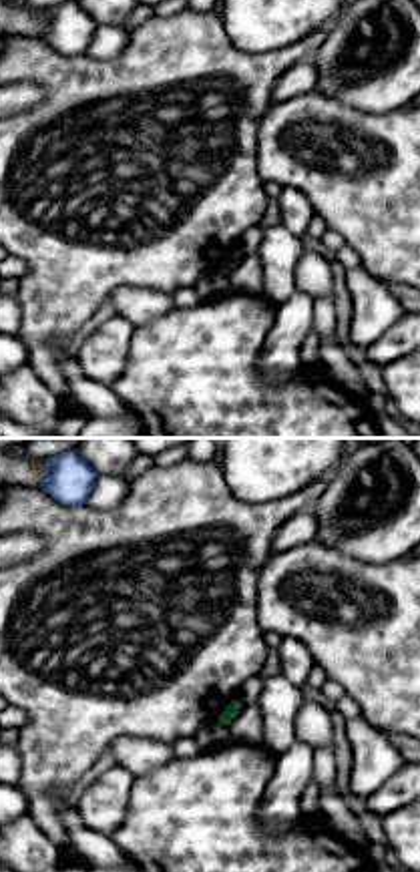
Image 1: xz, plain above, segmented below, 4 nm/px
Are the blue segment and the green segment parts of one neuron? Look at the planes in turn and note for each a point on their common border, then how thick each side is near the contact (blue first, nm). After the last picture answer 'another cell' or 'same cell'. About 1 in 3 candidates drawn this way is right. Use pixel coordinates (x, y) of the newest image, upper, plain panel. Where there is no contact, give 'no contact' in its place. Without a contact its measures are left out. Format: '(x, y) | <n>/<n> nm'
no contact

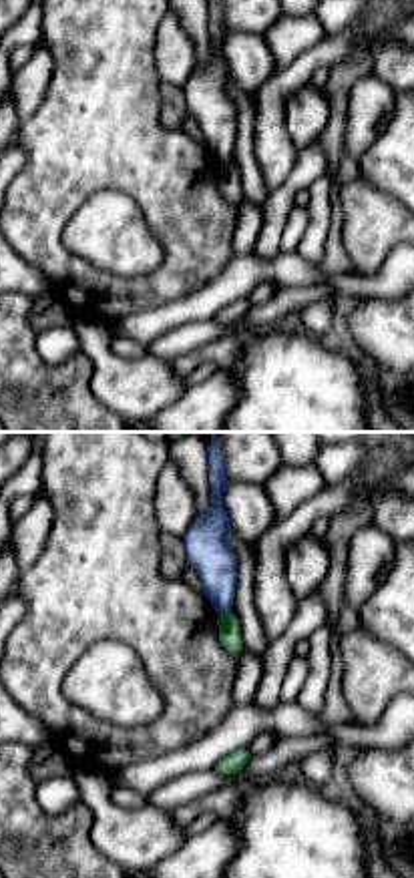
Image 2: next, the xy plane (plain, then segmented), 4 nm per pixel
(224, 163) | 180/90 nm

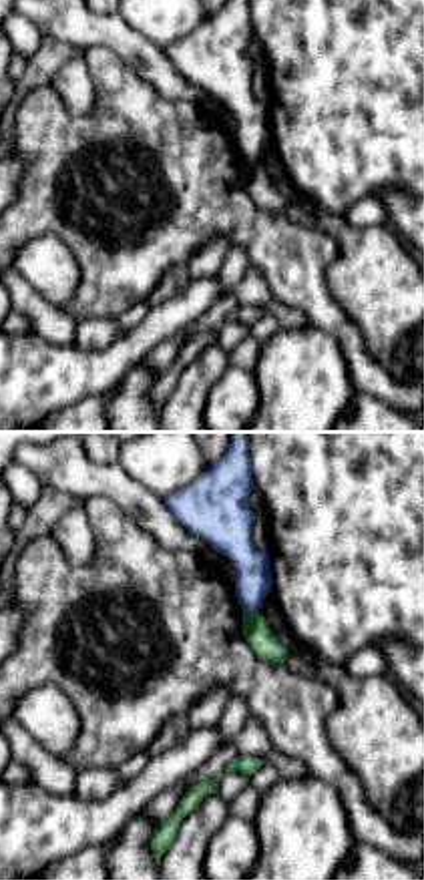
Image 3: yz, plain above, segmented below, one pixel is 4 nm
(252, 161) | 150/110 nm

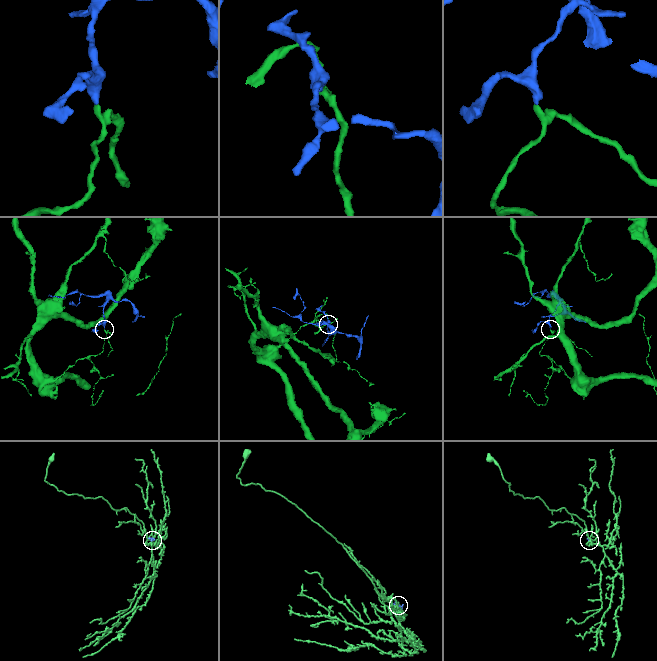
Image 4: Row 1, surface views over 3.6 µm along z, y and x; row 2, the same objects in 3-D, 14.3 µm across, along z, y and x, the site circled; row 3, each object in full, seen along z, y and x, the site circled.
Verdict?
another cell

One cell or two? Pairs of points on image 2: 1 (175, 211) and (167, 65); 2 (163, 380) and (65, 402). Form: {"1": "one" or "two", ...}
{"1": "two", "2": "two"}

